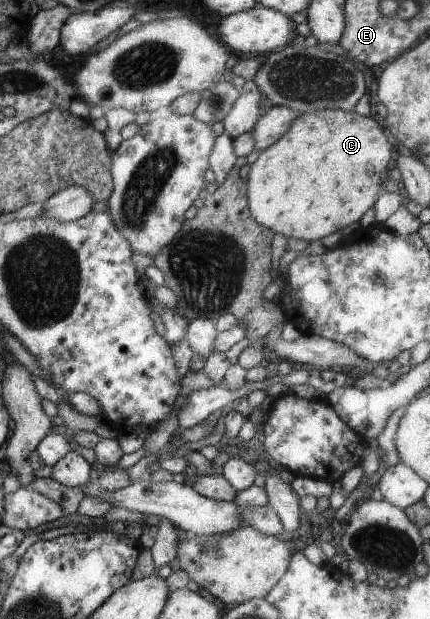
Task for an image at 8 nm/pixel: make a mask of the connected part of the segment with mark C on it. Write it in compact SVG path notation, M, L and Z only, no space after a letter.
M317 110L314 112L301 113L291 127L265 151L259 154L259 157L252 163L251 170L247 177L248 183L248 206L252 213L253 219L261 226L269 228L273 234L281 233L285 237L293 237L293 239L305 239L305 241L312 242L333 232L339 232L350 223L359 221L363 214L375 205L379 196L385 192L383 189L383 182L389 178L390 169L393 166L391 160L391 144L389 144L388 134L383 132L383 128L379 123L369 116L363 116L356 111L343 110Z

